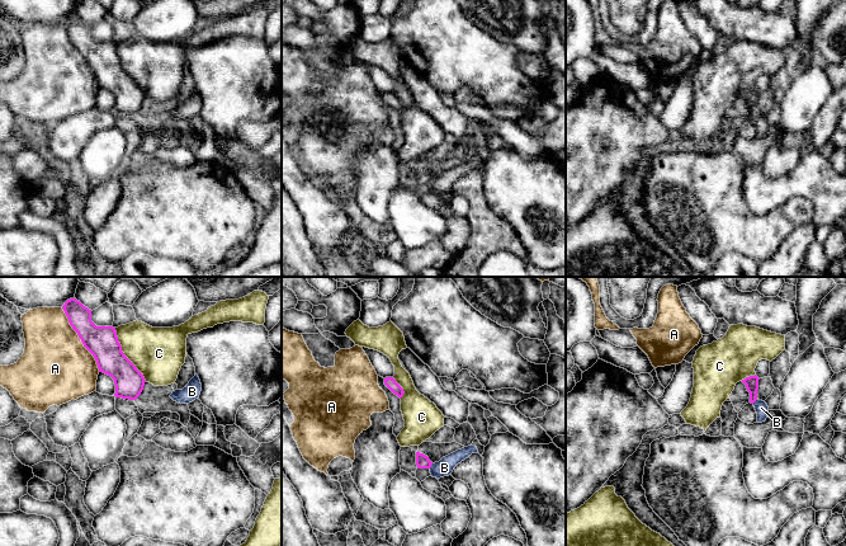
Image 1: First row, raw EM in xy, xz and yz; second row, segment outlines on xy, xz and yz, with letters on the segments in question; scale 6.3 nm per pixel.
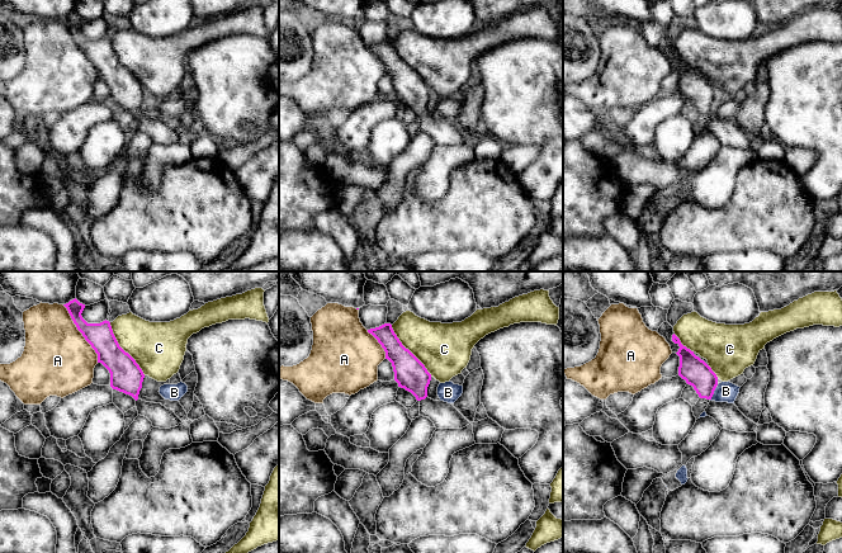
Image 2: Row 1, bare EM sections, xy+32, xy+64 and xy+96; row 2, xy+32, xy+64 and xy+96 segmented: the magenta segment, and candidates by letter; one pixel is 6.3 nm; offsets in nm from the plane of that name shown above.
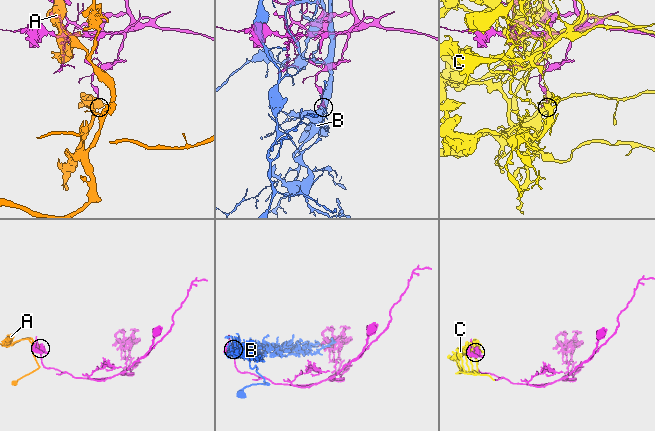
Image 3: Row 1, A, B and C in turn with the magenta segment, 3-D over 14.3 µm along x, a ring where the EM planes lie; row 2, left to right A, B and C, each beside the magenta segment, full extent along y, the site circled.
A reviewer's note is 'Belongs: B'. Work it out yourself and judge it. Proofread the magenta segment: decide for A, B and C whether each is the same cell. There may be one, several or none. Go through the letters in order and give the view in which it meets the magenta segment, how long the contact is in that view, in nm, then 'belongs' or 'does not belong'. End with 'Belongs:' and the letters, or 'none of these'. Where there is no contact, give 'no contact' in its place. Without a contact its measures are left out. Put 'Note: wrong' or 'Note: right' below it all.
A: xy | 480 nm | does not belong
B: xz | 40 nm | does not belong
C: xy | 400 nm | does not belong
Belongs: none of these
Note: wrong

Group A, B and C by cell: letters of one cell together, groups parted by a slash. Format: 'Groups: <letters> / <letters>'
Groups: A / B / C

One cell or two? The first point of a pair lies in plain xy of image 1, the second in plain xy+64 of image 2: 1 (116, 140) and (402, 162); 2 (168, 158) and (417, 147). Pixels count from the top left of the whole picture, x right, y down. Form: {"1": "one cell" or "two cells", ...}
{"1": "two cells", "2": "two cells"}

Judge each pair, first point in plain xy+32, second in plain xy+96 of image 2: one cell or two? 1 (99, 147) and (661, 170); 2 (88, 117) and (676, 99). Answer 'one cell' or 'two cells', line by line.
1: two cells
2: one cell

